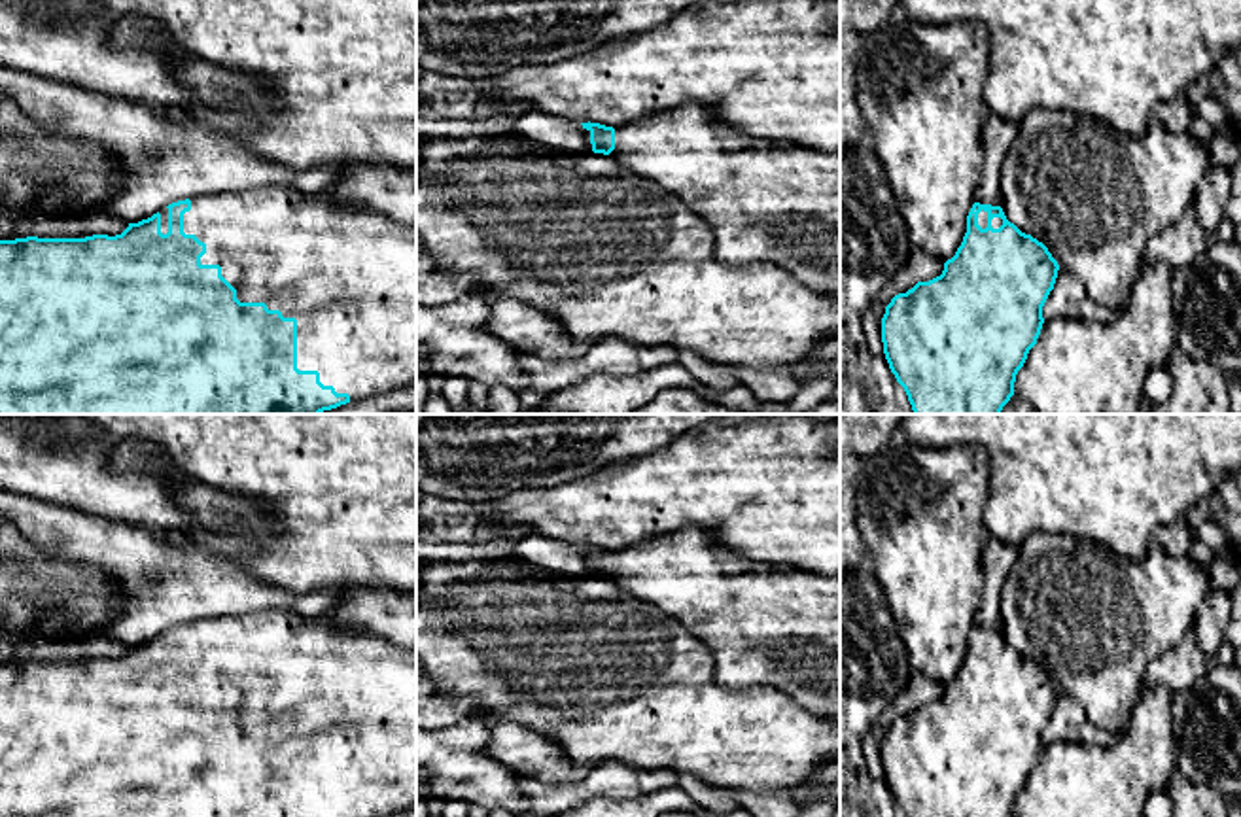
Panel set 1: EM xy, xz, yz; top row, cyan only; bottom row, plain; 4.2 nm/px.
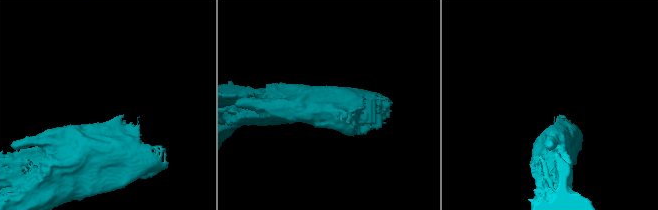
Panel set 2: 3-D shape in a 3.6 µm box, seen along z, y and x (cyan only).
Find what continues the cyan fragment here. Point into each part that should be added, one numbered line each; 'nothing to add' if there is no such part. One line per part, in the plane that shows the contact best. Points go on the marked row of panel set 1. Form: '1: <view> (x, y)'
1: xy (349, 277)

